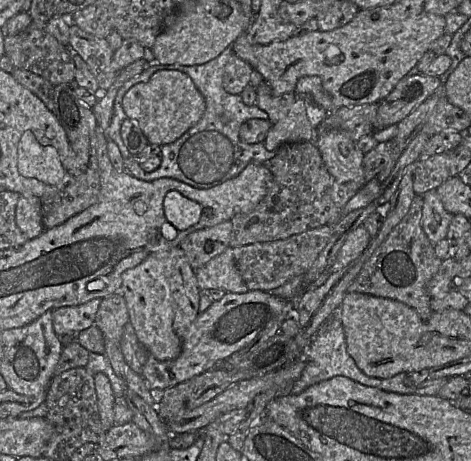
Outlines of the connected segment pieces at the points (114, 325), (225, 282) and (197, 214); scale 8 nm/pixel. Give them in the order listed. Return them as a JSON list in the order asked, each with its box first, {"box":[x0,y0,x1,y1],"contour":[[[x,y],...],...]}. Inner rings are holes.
[{"box":[94,292,129,381],"contour":[[[120,292],[101,299],[97,310],[94,325],[102,332],[104,337],[105,355],[114,372],[125,381],[129,371],[121,351],[121,338],[124,326],[129,322],[126,301]]]},{"box":[195,247,248,294],"contour":[[[231,247],[198,268],[195,275],[201,292],[217,289],[235,294],[248,292],[235,266]]]},{"box":[163,191,201,231],"contour":[[[169,191],[163,205],[167,221],[178,231],[194,226],[201,217],[201,206],[178,191]]]}]

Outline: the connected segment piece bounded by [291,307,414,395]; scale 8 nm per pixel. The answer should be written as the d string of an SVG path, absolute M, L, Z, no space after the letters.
M341 307L337 308L319 327L304 349L302 358L305 360L306 366L300 378L293 383L291 394L294 395L303 392L314 384L331 379L335 376L345 376L365 386L375 387L386 392L398 394L413 393L414 386L409 387L404 384L405 378L409 377L411 373L401 372L391 378L379 379L365 375L357 367L355 361L347 352L346 339L341 321Z

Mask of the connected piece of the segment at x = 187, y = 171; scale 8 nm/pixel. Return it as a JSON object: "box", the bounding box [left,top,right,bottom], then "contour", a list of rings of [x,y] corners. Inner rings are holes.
{"box":[124,46,276,189],"contour":[[[228,46],[216,58],[201,65],[165,65],[165,69],[179,70],[191,78],[202,94],[206,108],[199,121],[180,138],[161,146],[161,164],[156,170],[143,170],[137,157],[124,159],[124,166],[129,174],[143,181],[173,178],[192,187],[205,189],[237,176],[250,163],[264,163],[275,156],[276,151],[267,150],[263,142],[247,144],[239,137],[239,129],[244,122],[254,118],[267,120],[268,114],[256,105],[246,106],[240,94],[233,95],[224,90],[224,67],[233,53],[232,47]]]}

